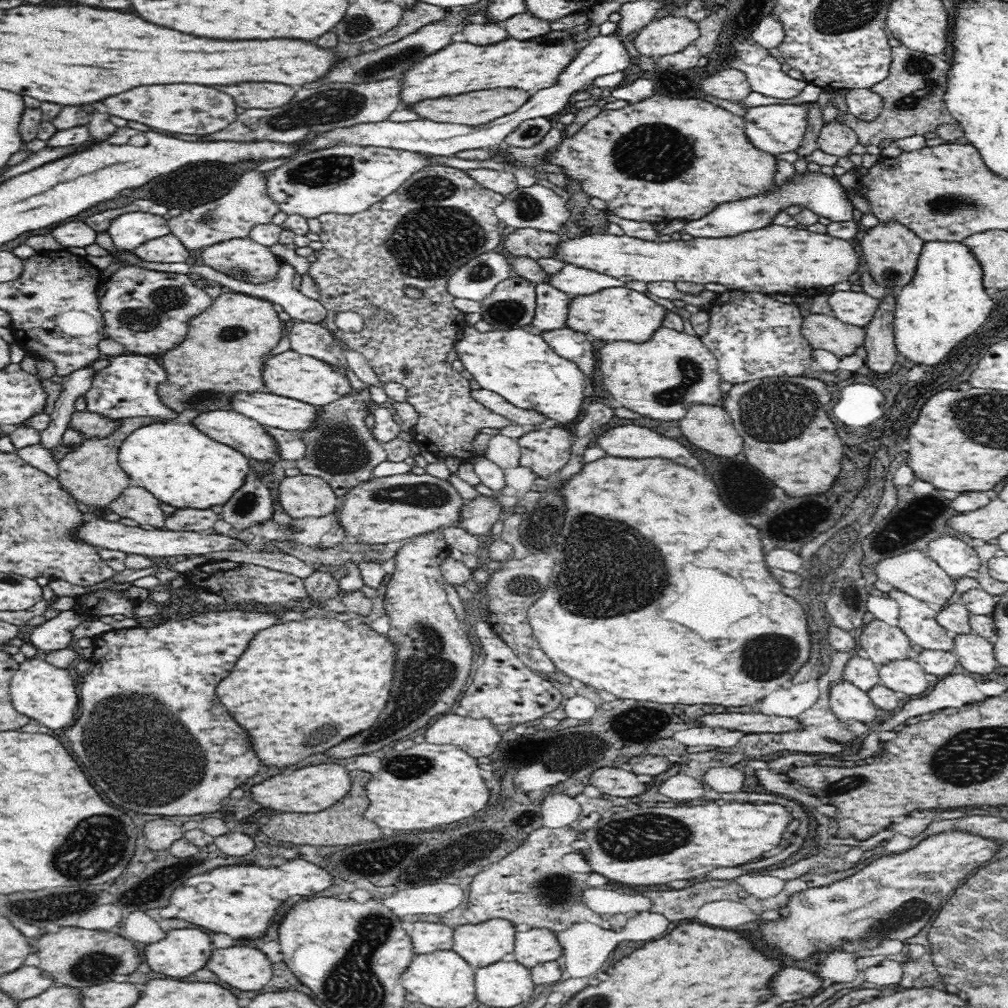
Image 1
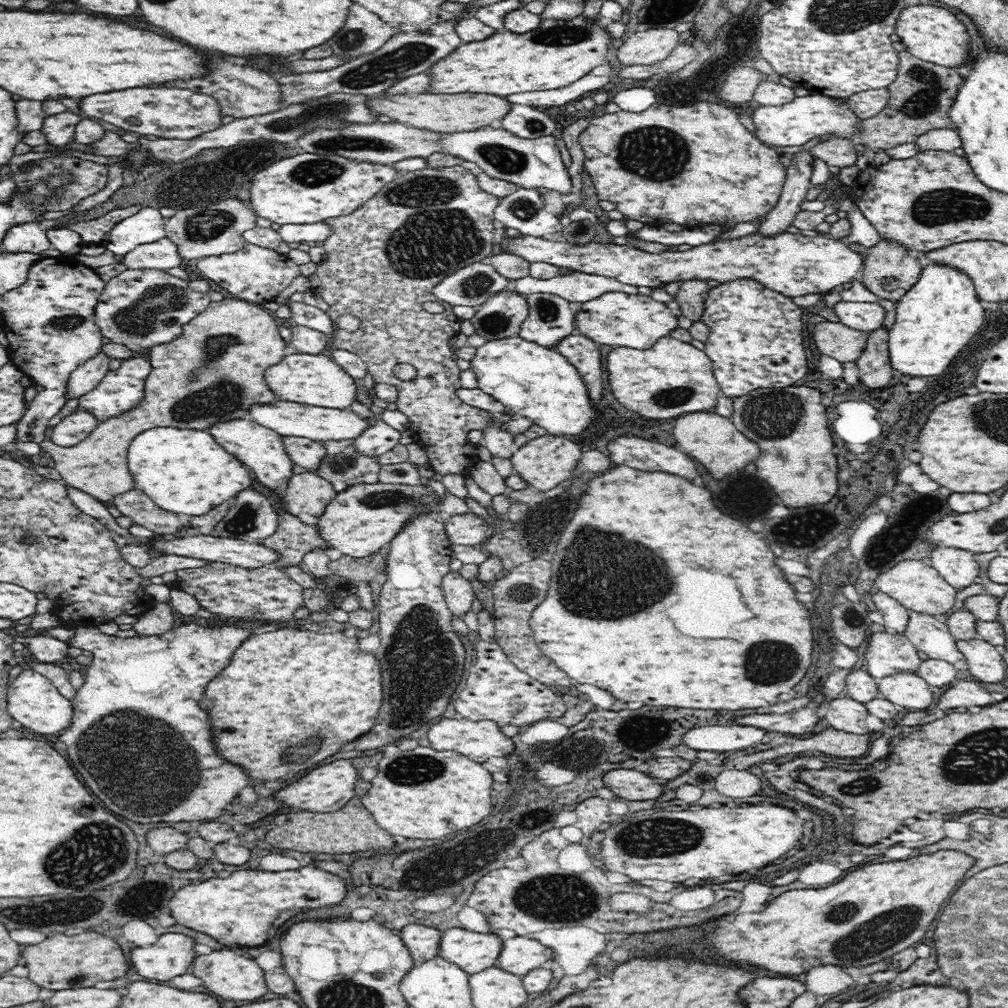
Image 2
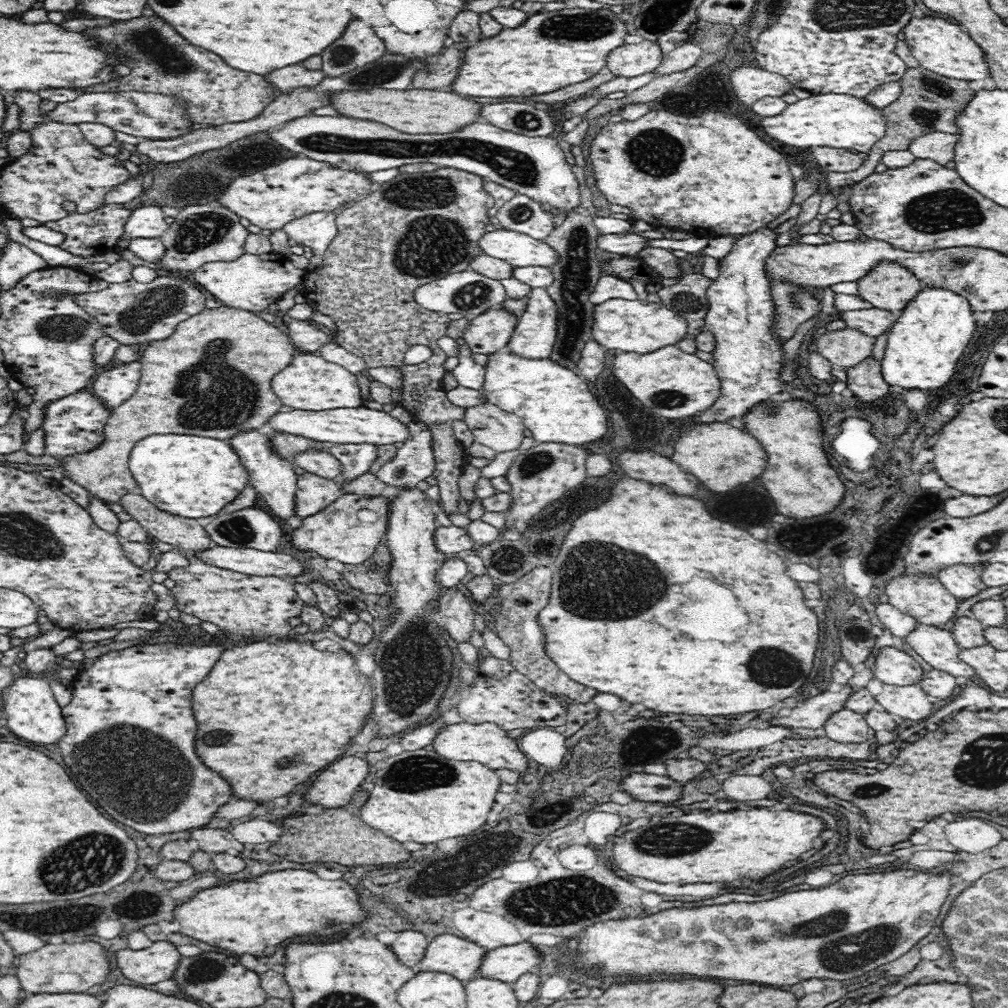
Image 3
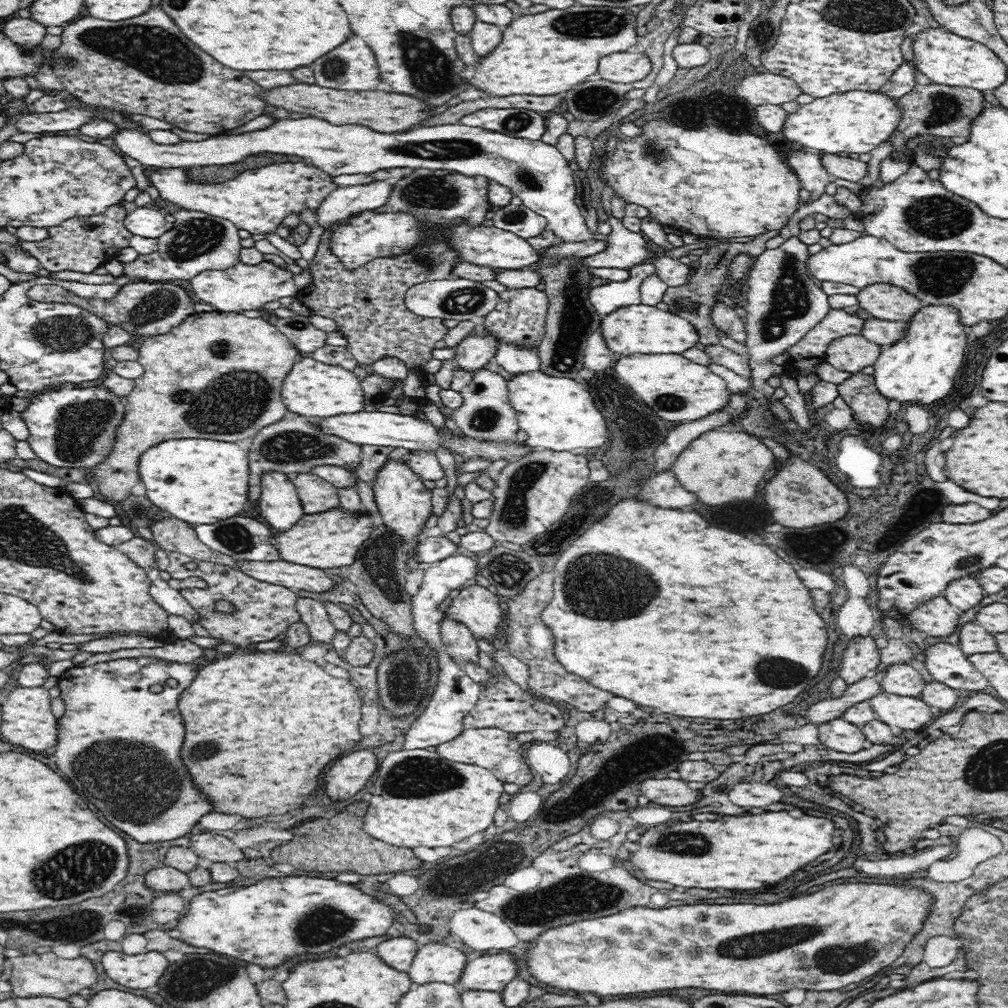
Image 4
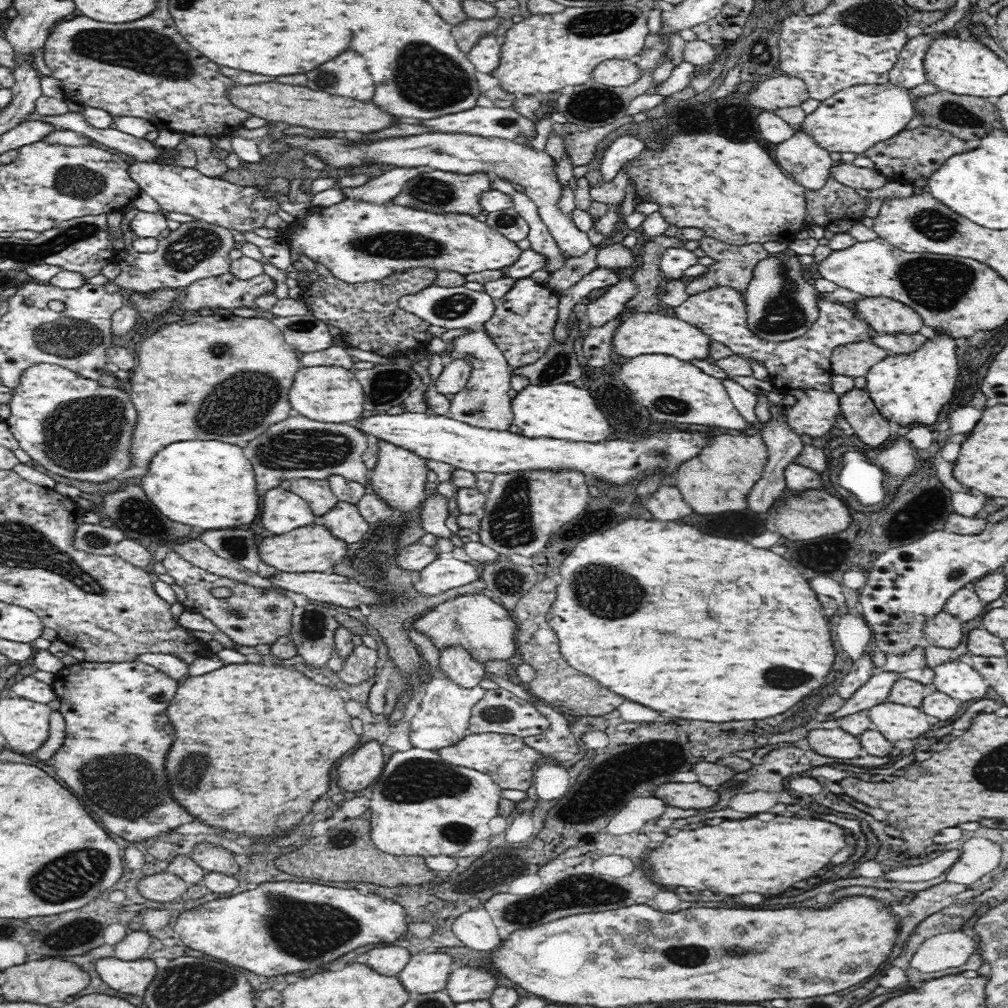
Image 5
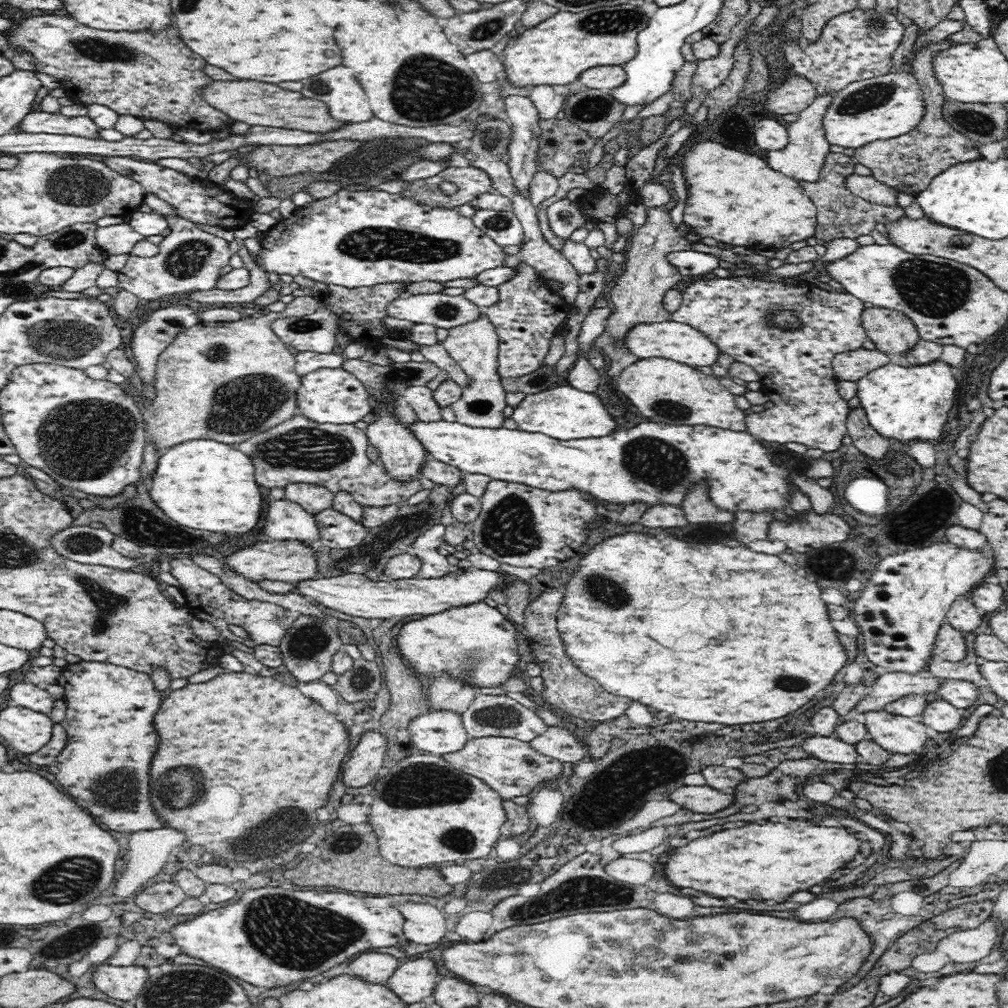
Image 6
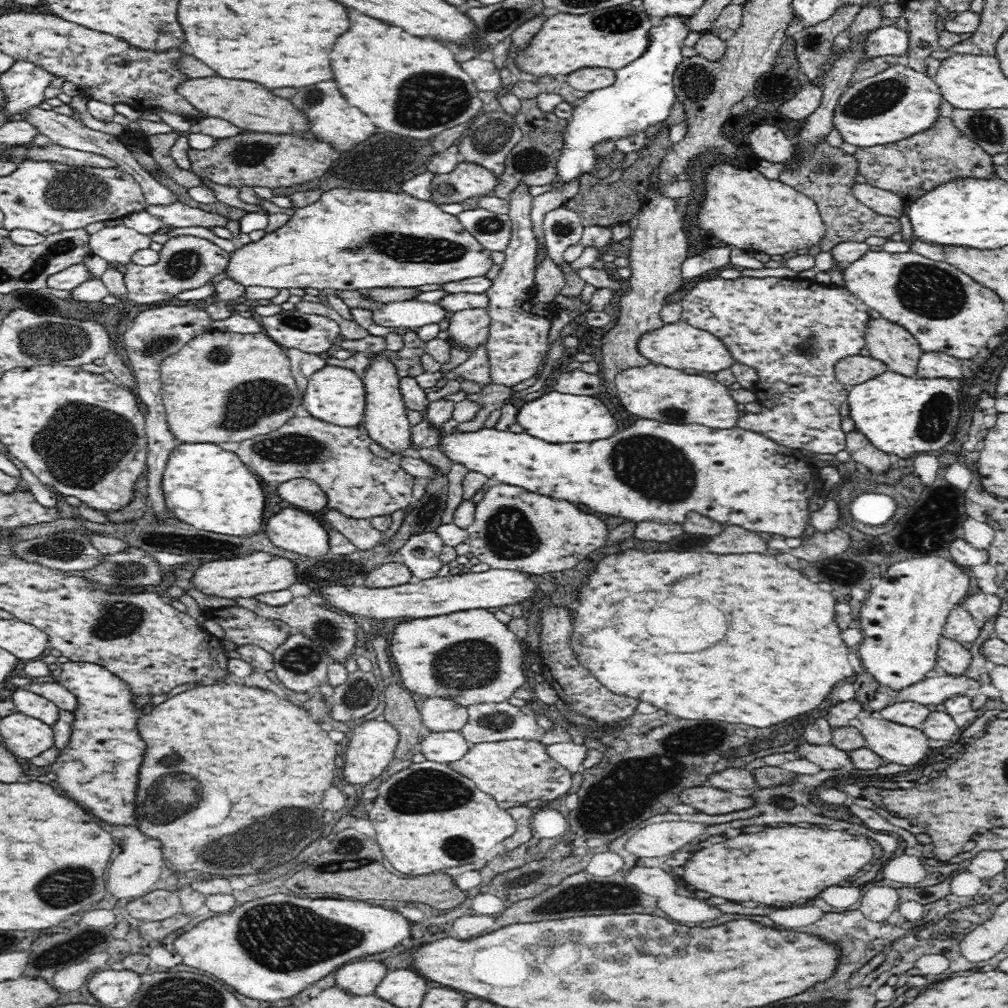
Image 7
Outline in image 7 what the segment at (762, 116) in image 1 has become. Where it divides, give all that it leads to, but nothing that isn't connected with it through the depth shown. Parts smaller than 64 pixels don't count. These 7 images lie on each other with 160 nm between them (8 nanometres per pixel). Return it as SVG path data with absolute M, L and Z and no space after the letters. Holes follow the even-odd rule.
M908 64L894 65L847 87L834 112L834 127L839 130L843 142L857 147L898 142L932 126L941 116L942 99L940 87L928 75Z

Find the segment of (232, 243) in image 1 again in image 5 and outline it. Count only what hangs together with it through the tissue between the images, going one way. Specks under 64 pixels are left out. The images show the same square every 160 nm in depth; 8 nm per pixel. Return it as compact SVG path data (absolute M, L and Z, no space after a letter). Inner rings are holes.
M226 272L187 286L182 310L254 308L254 299L268 291L274 292L274 287L274 280L264 272L250 280L240 280Z

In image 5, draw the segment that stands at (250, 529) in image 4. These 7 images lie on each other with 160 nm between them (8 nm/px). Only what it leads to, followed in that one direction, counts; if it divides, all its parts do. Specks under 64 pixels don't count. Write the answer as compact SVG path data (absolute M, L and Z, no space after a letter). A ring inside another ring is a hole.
M220 528L206 530L201 534L202 542L210 547L218 556L240 563L248 570L270 578L277 570L268 566L258 554L256 534L242 528Z

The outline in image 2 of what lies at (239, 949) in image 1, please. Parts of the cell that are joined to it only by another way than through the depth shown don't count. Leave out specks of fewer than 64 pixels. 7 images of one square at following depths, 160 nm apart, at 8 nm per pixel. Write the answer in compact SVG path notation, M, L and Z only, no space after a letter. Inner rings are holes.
M226 947L222 950L213 950L208 956L198 956L190 968L190 972L202 980L208 993L226 1001L254 1002L269 992L265 981L265 970L260 968L256 960L244 958L236 949Z

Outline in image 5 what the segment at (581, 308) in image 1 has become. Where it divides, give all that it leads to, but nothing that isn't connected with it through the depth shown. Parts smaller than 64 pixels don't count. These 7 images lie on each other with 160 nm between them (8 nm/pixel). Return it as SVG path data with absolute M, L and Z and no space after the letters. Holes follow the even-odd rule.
M636 312L630 314L615 330L612 338L614 355L627 359L641 354L668 354L683 361L709 359L711 338L697 327L676 316Z

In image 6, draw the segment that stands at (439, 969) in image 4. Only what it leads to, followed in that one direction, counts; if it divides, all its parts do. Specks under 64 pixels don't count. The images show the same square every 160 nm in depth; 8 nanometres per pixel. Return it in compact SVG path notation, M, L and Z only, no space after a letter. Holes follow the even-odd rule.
M420 958L398 965L386 985L408 1005L431 998L440 977L434 961Z

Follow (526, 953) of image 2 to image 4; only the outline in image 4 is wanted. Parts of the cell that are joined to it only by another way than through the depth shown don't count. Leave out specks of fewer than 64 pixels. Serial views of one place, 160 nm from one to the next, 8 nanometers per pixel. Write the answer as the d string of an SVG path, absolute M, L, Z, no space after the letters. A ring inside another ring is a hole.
M510 953L506 954L494 954L494 956L479 956L476 960L470 958L464 967L463 973L460 977L460 986L465 991L478 990L478 991L497 991L502 993L504 987L516 976L518 968L516 968L516 960L510 956Z

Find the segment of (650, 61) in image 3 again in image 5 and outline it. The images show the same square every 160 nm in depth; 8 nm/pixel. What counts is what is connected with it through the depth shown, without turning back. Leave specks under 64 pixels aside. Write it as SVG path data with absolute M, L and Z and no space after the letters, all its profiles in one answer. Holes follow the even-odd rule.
M635 59L604 60L593 70L591 78L607 87L630 86L641 77L641 69Z

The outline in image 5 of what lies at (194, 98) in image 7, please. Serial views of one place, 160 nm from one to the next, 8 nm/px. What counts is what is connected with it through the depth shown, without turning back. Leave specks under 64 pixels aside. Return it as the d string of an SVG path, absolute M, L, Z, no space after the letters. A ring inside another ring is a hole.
M264 82L264 84L260 83L256 84L256 86L236 85L229 90L228 95L230 100L233 100L234 106L250 112L252 116L264 118L268 123L280 124L281 127L289 125L306 126L306 128L312 130L332 130L332 132L350 132L353 130L356 134L359 134L384 130L392 126L392 122L396 121L394 115L390 115L390 112L386 114L386 111L382 111L382 108L372 101L362 103L362 100L328 94L326 91L312 90L310 87L302 85L288 86L288 84L278 84L278 82Z

